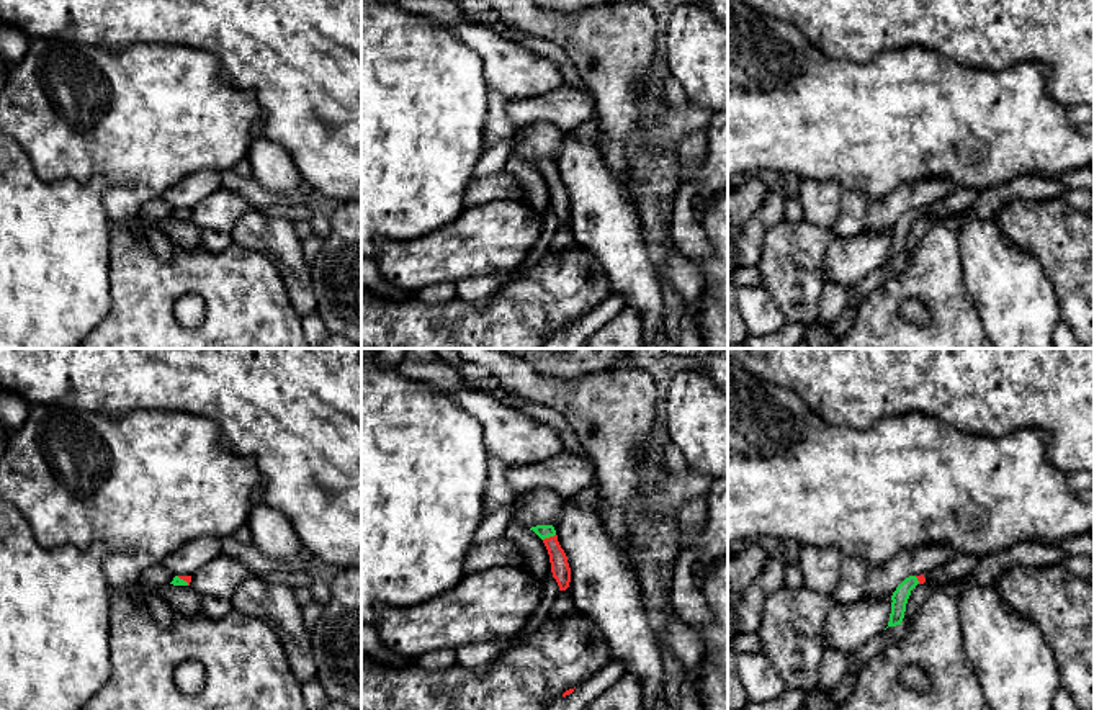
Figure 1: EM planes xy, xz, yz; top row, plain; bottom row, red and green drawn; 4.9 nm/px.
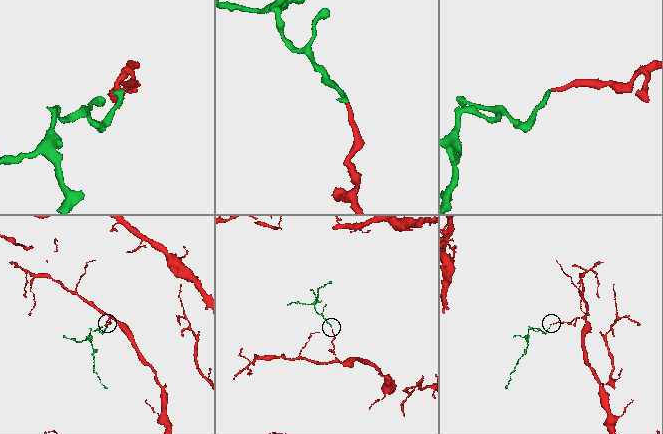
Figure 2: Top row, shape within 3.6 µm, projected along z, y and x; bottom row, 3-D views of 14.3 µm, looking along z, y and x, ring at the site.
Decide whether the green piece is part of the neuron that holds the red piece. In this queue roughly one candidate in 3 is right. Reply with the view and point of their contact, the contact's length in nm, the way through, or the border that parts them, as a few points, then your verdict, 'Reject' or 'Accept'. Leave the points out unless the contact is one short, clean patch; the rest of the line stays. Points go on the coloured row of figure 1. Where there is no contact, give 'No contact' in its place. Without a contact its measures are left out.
Touches red at xz (550, 537). Shared border 70 nm. Path across: xz (560, 566), (550, 537), (543, 532). Accept

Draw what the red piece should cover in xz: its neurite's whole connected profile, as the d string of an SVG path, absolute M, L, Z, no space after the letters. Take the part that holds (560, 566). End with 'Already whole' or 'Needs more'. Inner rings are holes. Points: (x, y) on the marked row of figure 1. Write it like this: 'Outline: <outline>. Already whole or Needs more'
Outline: M536 525L531 527L530 530L533 530L543 540L549 555L553 577L556 579L559 591L566 591L571 582L571 568L567 563L567 556L558 541L554 527Z. Needs more

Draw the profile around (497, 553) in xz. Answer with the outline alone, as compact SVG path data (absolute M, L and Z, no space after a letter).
M509 538L491 540L468 550L463 569L466 574L489 571L494 568L525 568L527 561L520 548Z

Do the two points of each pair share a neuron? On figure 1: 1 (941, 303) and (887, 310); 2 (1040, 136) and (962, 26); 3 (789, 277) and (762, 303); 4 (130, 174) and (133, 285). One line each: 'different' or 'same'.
1: same
2: different
3: different
4: different

